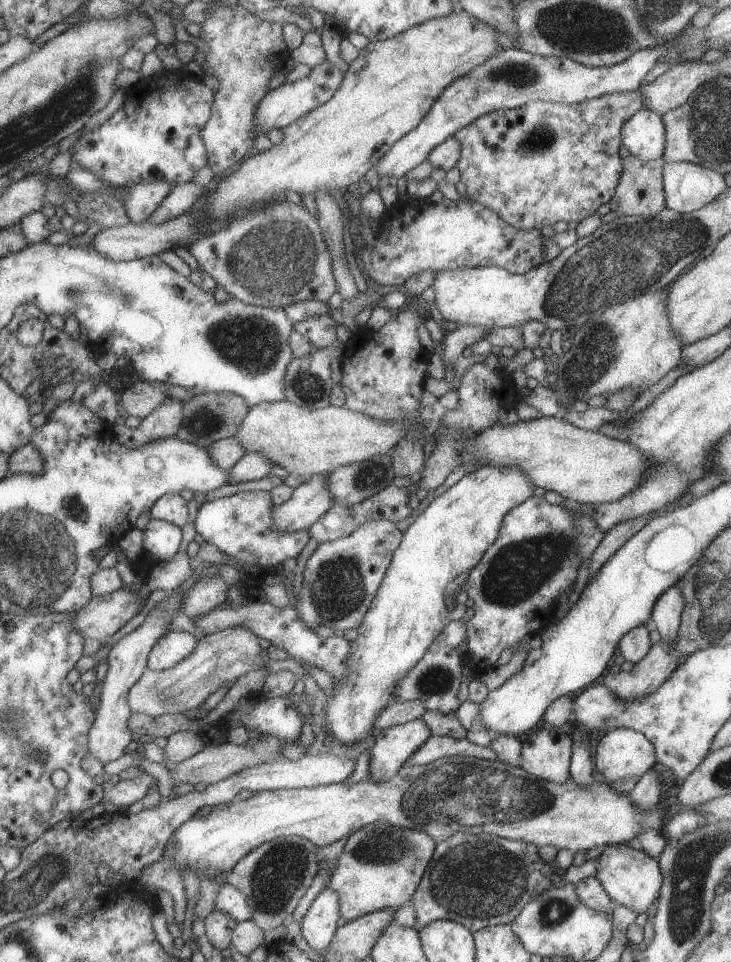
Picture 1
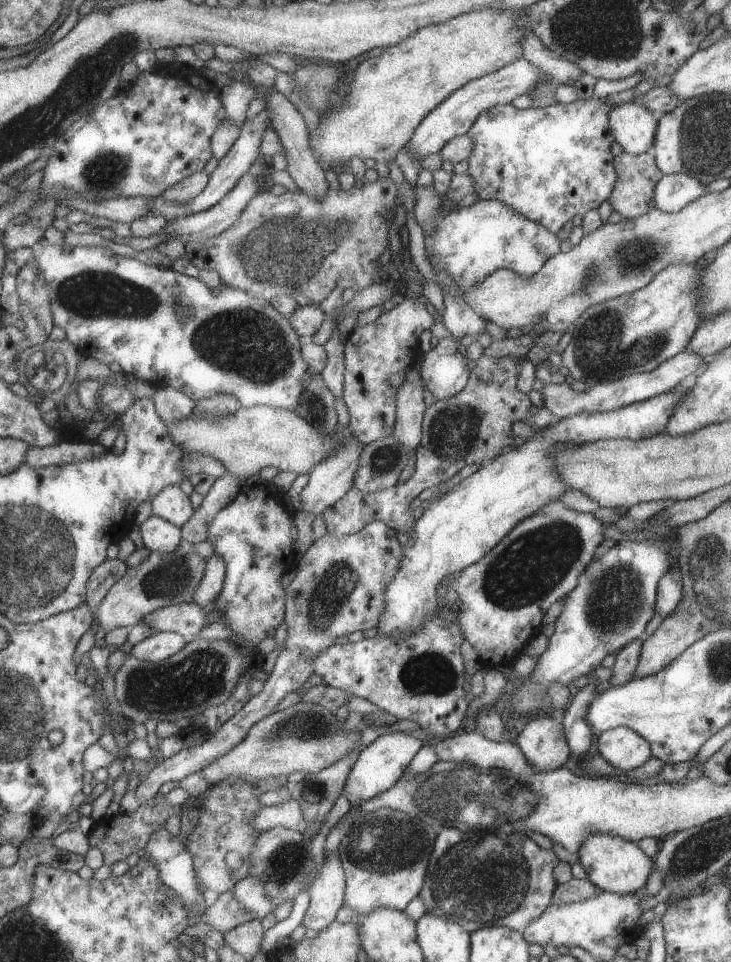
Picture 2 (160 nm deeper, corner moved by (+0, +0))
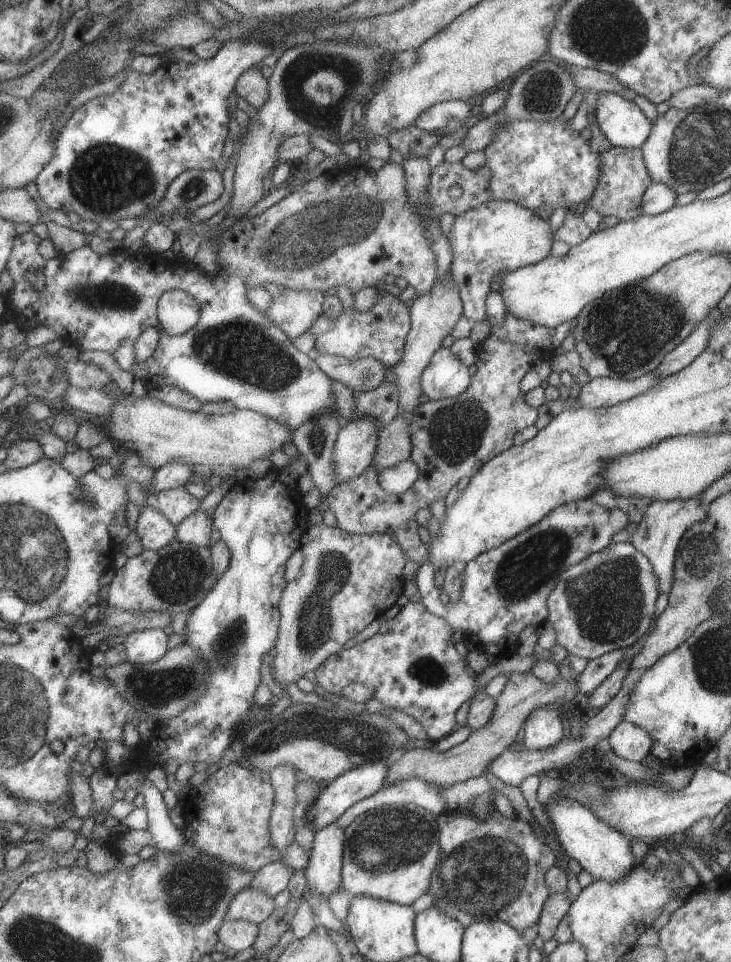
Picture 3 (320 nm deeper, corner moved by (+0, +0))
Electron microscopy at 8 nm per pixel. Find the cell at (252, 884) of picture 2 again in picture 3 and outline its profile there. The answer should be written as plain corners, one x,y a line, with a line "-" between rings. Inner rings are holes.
273,861
267,863
257,869
257,874
253,877
250,882
249,889
259,889
270,897
274,897
278,892
281,892
289,878
293,876
295,869
284,865
283,863

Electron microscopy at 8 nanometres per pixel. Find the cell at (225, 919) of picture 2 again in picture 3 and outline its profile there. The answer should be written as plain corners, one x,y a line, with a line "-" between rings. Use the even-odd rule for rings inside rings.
259,889
240,890
229,901
224,920
246,920
258,925
269,916
275,906
273,897

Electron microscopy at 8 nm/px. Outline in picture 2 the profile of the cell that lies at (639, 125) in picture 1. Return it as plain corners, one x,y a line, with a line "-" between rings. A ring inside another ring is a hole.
633,101
617,104
608,112
608,127
623,151
638,155
649,151
657,122
643,105

